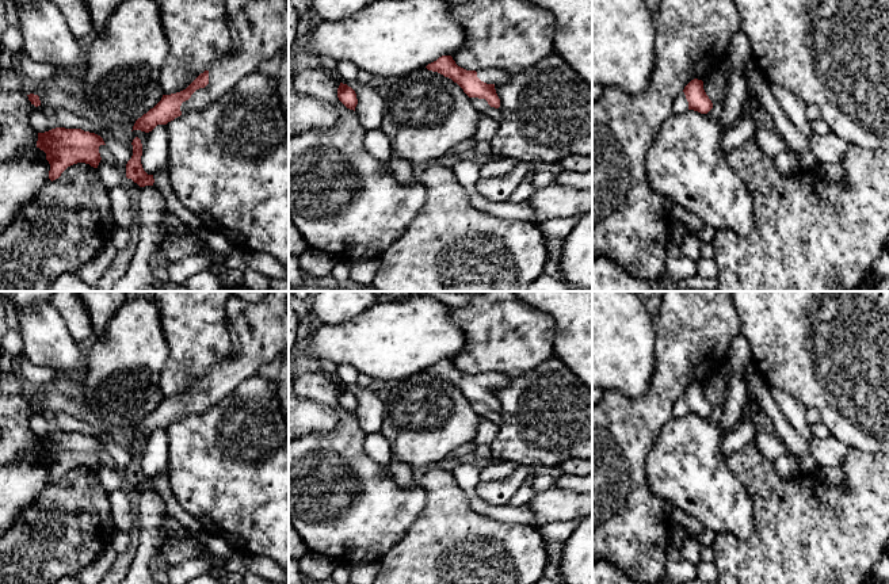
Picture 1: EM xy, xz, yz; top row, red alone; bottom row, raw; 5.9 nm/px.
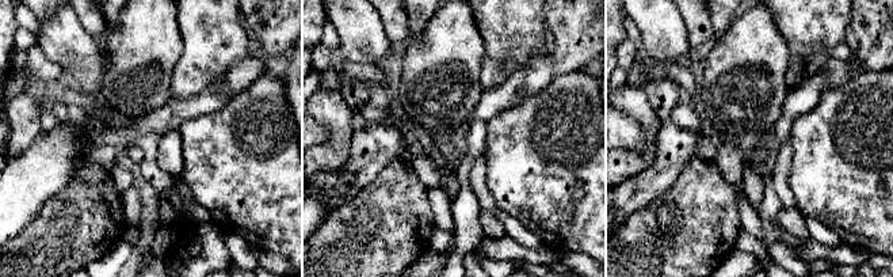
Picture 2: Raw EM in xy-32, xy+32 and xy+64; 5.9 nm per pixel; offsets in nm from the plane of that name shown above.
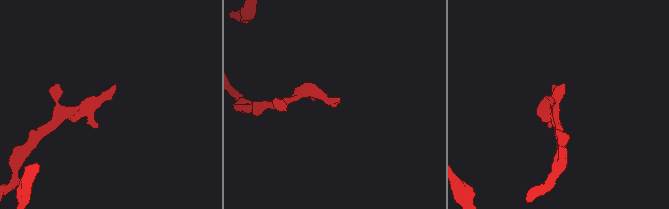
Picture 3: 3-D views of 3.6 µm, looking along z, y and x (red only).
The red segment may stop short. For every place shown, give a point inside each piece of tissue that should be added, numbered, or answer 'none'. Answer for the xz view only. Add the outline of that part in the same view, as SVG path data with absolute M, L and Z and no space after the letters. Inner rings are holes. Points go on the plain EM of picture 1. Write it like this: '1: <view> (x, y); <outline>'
1: xz (491, 380); M484 373L477 375L477 381L487 388L501 388L511 382L511 378L501 373Z

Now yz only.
1: yz (680, 408); M680 396L674 406L674 417L683 417L686 415L688 415L688 405L686 402L684 396Z

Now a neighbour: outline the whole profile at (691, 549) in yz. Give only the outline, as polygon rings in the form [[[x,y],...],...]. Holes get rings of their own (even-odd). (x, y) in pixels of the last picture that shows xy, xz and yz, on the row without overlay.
[[[691,537],[684,539],[682,546],[682,556],[694,565],[701,561],[701,545],[697,542],[697,539]]]

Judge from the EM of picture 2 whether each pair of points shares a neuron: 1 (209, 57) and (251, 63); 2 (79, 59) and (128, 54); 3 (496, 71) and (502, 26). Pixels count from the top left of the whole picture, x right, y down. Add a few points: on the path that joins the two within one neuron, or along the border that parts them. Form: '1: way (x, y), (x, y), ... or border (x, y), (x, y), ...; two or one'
1: border (254, 50), (232, 65), (221, 88); two
2: border (105, 45), (106, 75), (100, 87); two
3: way (502, 60), (502, 37); one

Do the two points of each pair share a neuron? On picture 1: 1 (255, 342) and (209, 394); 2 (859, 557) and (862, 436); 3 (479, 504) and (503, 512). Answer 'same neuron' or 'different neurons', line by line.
1: same neuron
2: different neurons
3: same neuron

